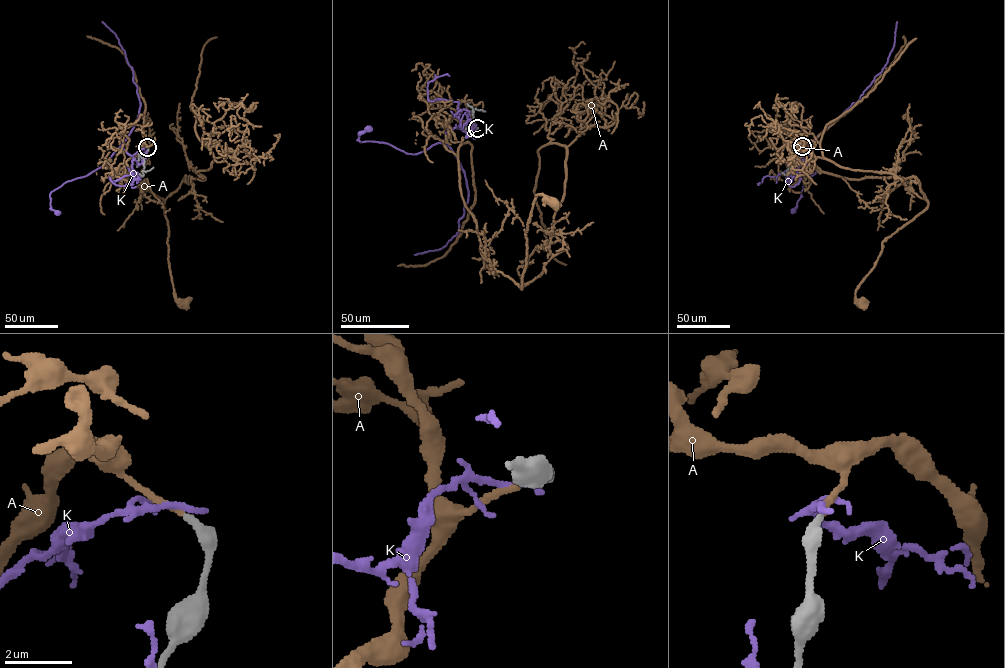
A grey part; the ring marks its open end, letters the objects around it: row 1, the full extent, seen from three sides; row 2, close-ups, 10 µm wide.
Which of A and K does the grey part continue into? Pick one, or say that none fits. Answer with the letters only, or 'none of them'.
A

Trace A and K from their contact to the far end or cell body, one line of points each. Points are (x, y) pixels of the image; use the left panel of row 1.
A: (147, 147), (134, 154), (126, 178), (138, 177), (163, 200), (170, 276), (175, 297), (184, 304)
K: (147, 147), (132, 155), (120, 146), (105, 164), (54, 189), (49, 195), (50, 204), (51, 209), (57, 212)

